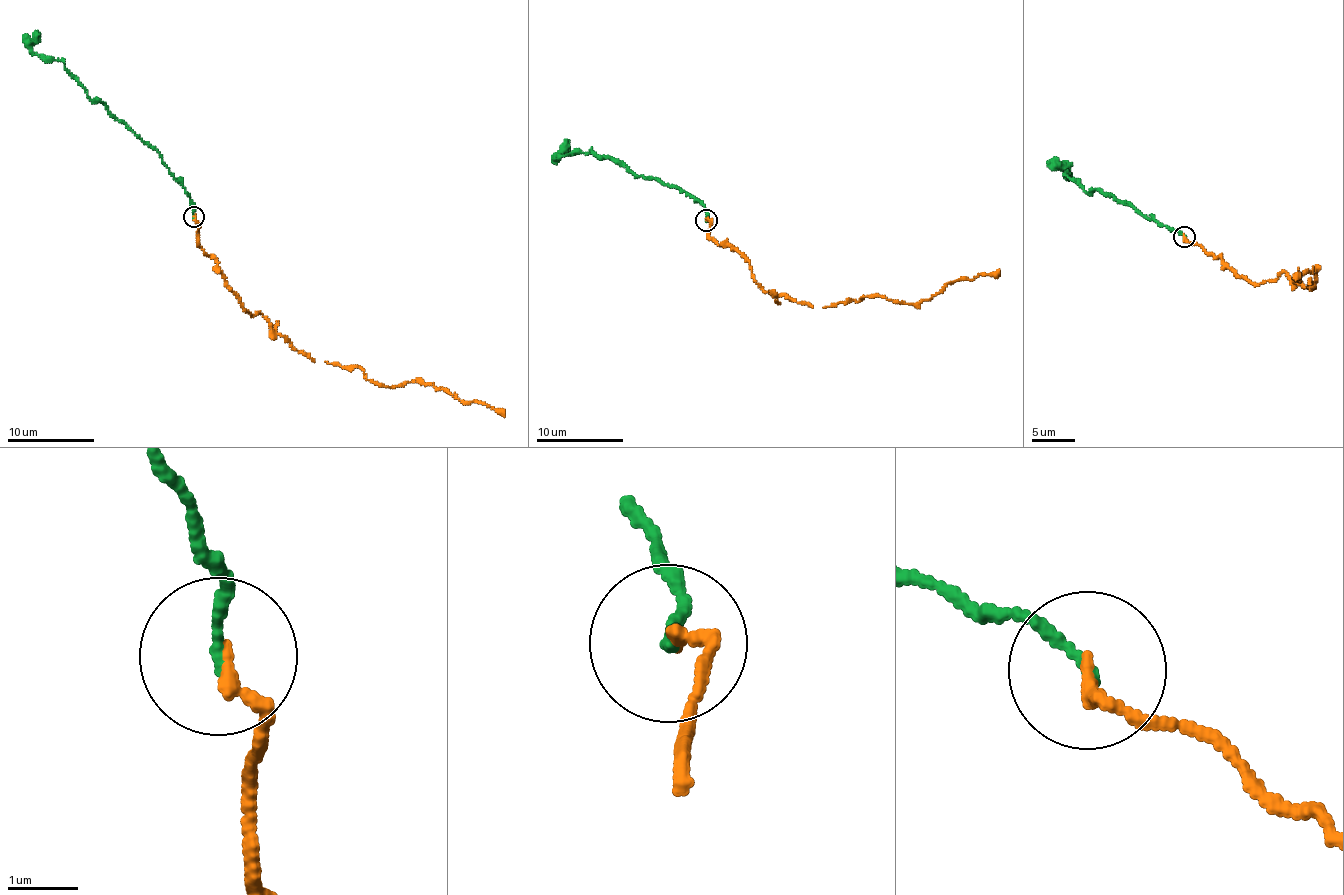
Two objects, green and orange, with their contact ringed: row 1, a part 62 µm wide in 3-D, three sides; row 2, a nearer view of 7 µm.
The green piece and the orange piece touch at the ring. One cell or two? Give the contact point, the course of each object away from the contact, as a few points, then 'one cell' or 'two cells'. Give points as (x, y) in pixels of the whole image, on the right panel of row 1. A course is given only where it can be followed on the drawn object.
at (1184, 237); green runs (1184, 236), (1098, 189), (1090, 193), (1065, 174), (1069, 179), (1069, 174), (1047, 161); orange runs (1184, 236), (1252, 282), (1284, 272), (1315, 288), (1308, 278), (1313, 288), (1315, 268), (1295, 280); one cell

